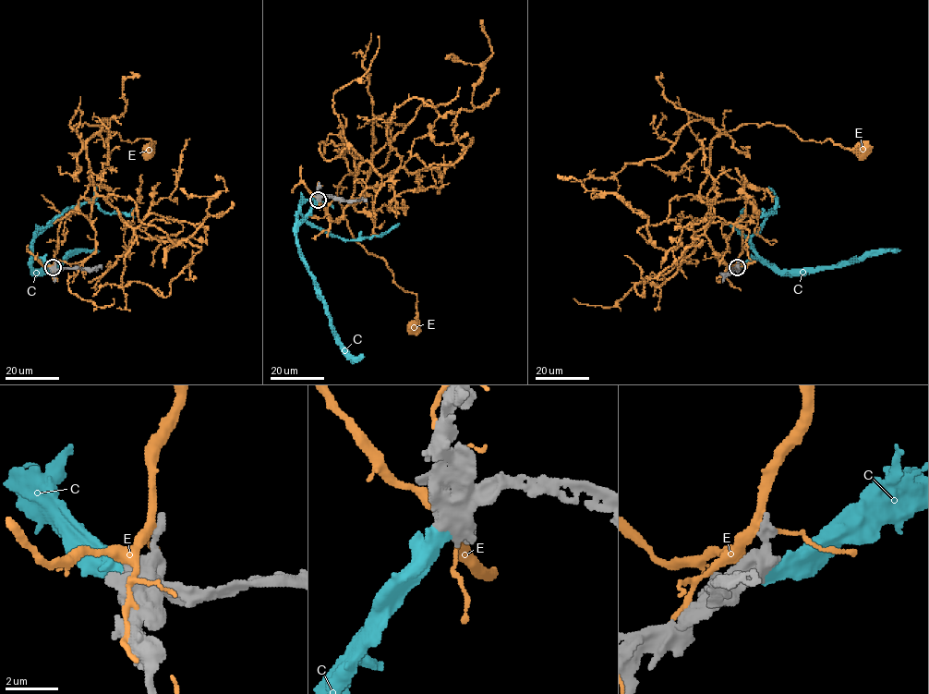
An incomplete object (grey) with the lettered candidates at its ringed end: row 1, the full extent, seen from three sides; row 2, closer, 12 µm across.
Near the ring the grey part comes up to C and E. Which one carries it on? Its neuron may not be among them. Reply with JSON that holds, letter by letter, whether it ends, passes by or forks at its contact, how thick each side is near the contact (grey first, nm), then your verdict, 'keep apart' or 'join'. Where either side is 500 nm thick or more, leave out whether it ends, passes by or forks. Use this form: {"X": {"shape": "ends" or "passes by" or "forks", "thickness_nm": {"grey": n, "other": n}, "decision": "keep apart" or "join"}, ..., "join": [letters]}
{"C": {"thickness_nm": {"grey": 650, "other": 600}, "decision": "join"}, "E": {"thickness_nm": {"grey": 750, "other": 400}, "decision": "keep apart"}, "join": ["C"]}

